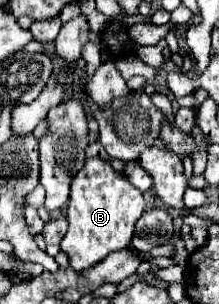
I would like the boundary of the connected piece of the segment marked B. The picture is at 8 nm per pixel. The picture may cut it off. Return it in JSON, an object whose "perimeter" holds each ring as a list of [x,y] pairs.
{"perimeter":[[[85,158],[83,168],[77,172],[77,176],[71,182],[71,196],[67,202],[67,220],[69,220],[69,230],[61,240],[61,250],[69,254],[73,270],[81,272],[85,268],[91,268],[99,260],[103,260],[109,252],[123,250],[131,244],[133,228],[135,222],[141,218],[145,210],[145,198],[139,188],[135,188],[123,174],[115,172],[107,162],[101,158]]]}

